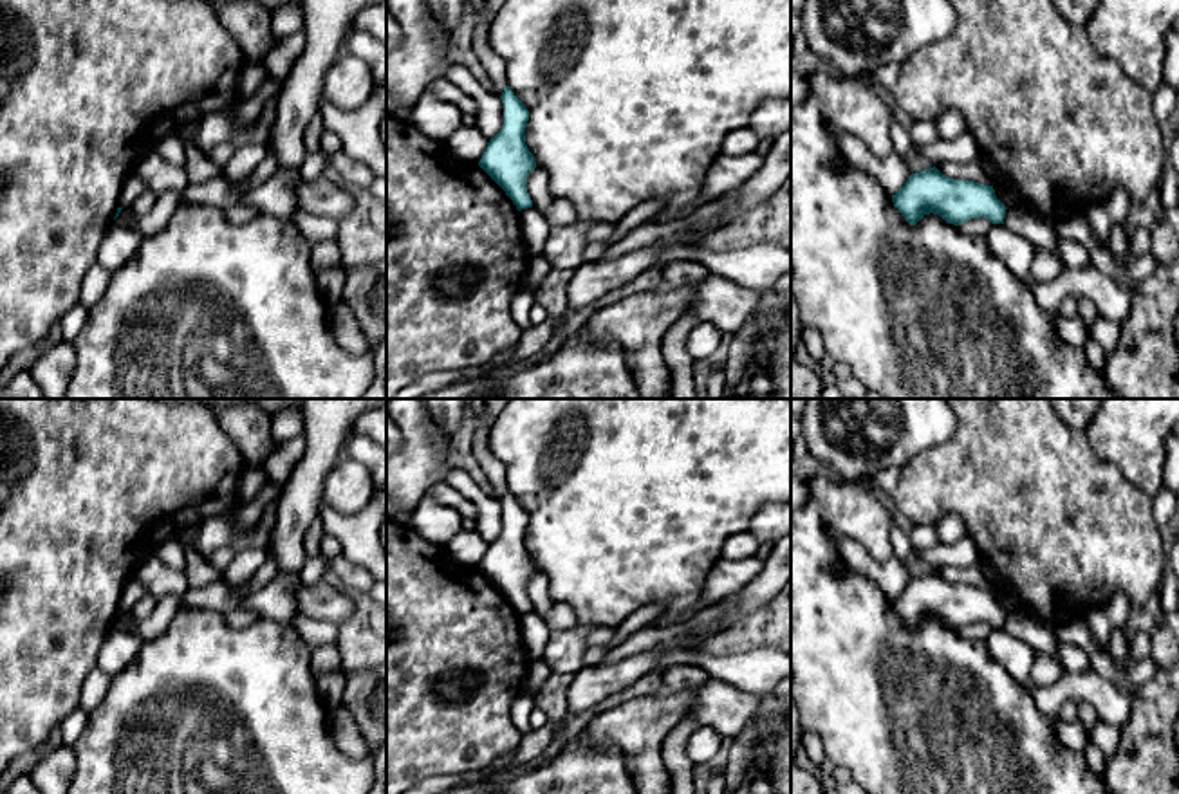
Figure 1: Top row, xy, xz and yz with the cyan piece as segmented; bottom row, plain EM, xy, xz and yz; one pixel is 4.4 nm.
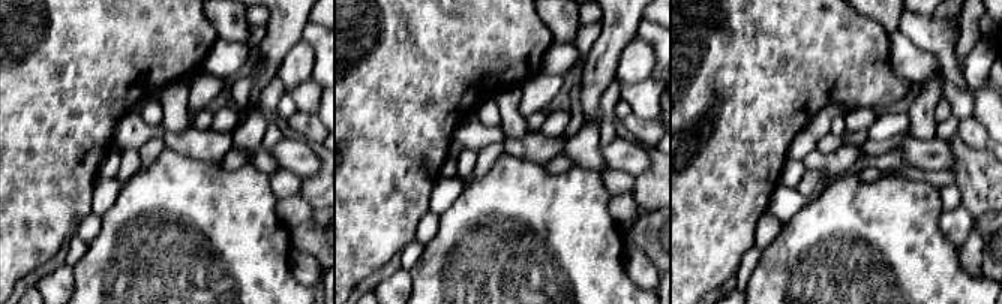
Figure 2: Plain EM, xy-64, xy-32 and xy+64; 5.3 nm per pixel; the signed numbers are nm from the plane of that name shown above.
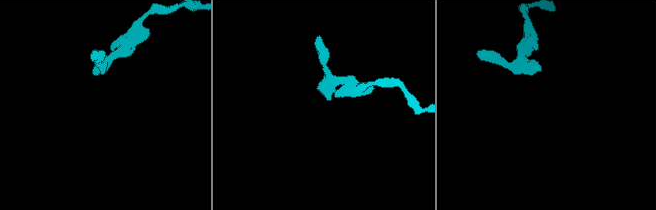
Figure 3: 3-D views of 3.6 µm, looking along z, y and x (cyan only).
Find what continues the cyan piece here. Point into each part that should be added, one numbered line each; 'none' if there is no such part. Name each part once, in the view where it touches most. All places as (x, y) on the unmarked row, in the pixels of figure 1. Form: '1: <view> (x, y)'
none

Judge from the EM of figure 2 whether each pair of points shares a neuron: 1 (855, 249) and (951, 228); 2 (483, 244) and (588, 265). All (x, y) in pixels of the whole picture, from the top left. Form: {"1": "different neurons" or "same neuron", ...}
{"1": "different neurons", "2": "same neuron"}

